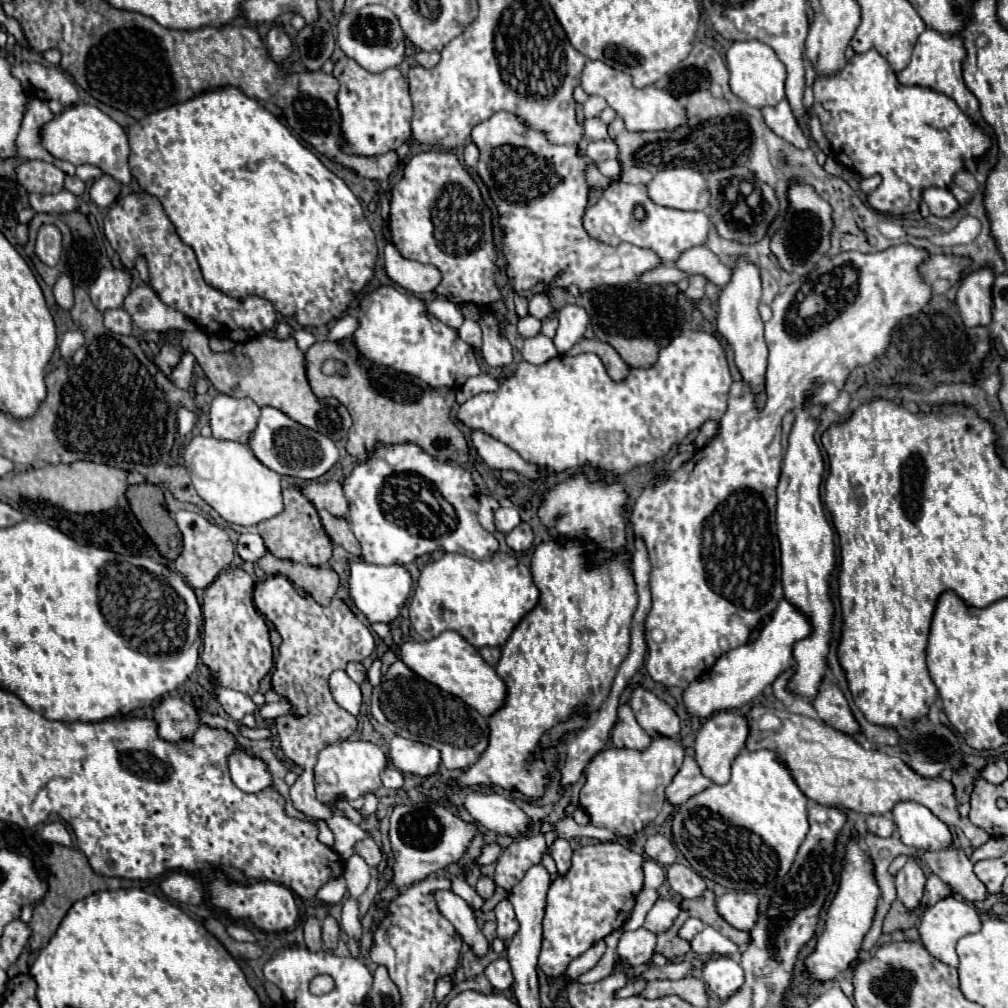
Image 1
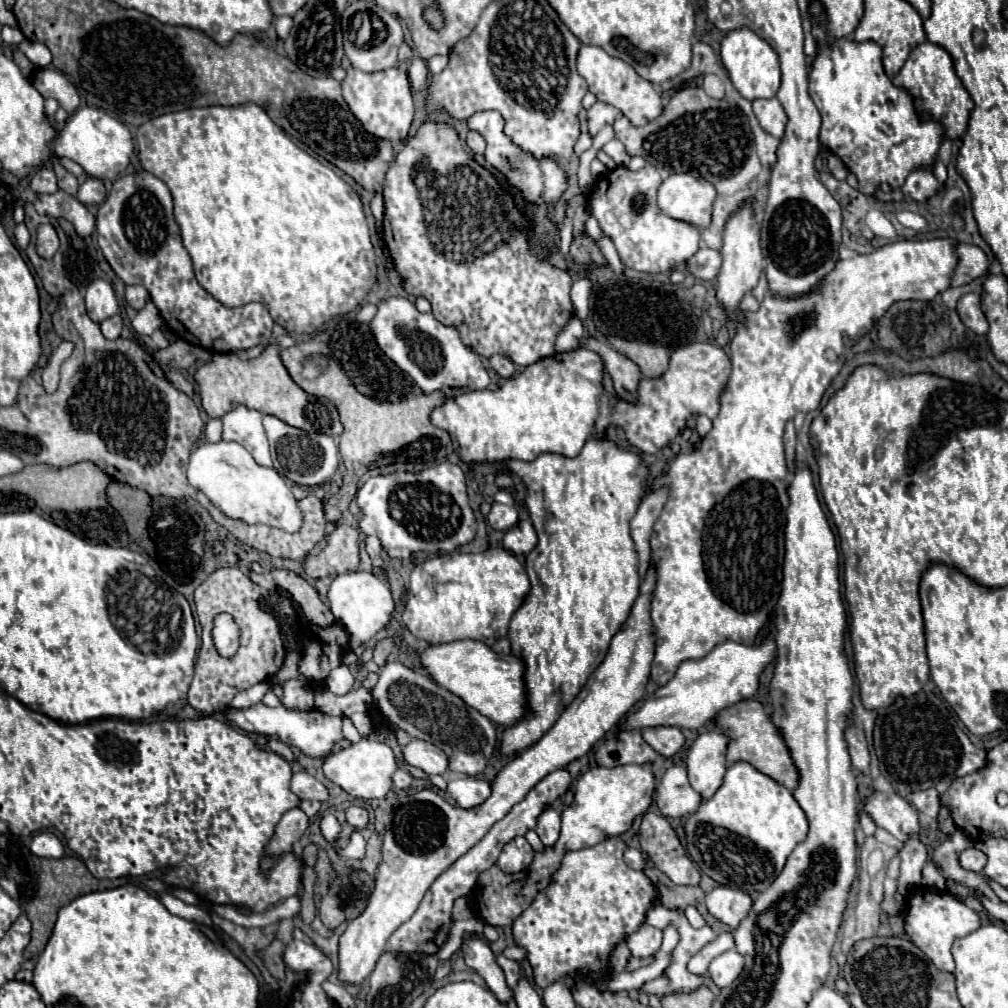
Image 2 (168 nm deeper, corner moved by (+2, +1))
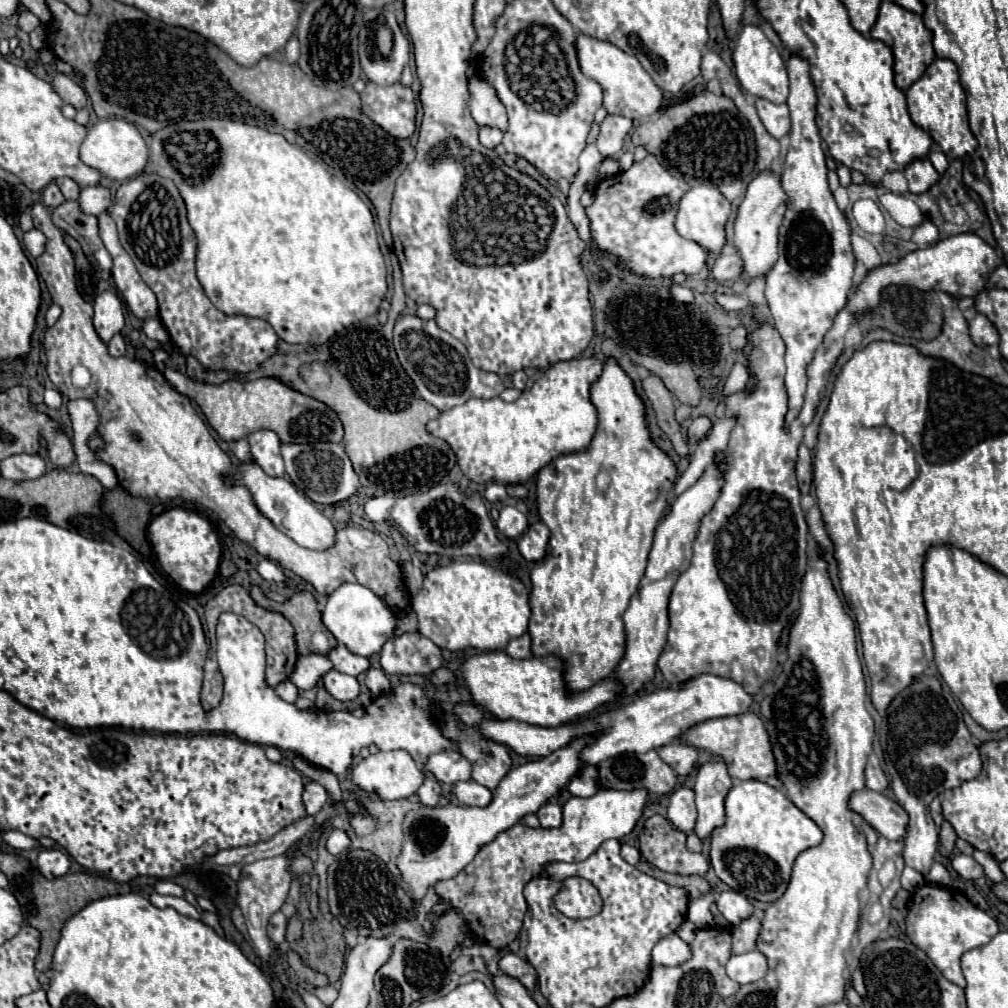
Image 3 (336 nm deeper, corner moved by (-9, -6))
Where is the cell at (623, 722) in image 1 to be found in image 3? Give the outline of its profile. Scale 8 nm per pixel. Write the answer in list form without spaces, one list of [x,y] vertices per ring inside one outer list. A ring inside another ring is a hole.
[[[649,751],[645,755],[619,755],[597,765],[599,783],[607,789],[637,789],[645,787],[653,795],[663,795],[675,789],[677,775],[657,755]]]

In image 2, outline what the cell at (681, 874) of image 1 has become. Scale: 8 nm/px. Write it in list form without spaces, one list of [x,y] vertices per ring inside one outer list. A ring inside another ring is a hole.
[[[654,812],[644,814],[640,824],[640,846],[672,882],[682,886],[696,886],[700,882],[700,868],[690,860],[676,830],[664,816]]]

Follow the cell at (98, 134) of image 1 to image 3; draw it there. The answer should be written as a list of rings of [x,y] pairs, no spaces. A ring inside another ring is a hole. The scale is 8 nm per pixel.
[[[99,119],[87,127],[87,137],[81,145],[81,161],[97,169],[103,177],[111,181],[125,181],[143,171],[149,151],[139,133],[139,129],[123,119]]]

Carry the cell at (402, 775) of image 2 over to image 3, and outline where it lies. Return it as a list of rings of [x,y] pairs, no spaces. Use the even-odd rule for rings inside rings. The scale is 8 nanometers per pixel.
[[[425,779],[425,781],[423,781],[423,785],[419,787],[417,795],[419,795],[419,801],[421,801],[421,805],[433,807],[433,805],[437,805],[437,803],[439,803],[441,787],[439,787],[439,783],[437,783],[435,779]]]

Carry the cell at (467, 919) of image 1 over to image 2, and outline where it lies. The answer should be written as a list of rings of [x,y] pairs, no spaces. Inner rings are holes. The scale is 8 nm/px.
[[[468,936],[464,940],[464,946],[462,946],[462,954],[464,954],[464,960],[468,964],[468,968],[476,970],[486,986],[490,988],[490,992],[500,1000],[500,1002],[510,1002],[512,1000],[512,990],[506,986],[506,978],[504,978],[504,972],[502,968],[496,964],[496,958],[488,946],[488,942],[484,942],[482,938],[478,936]]]

